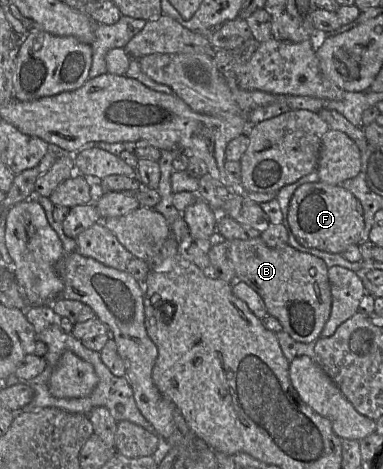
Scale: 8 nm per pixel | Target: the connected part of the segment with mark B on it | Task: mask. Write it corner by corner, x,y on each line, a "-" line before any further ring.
260,237
227,242
228,258
236,280
245,282
261,296
267,313
275,317
282,330
296,342
316,342
331,312
330,283
325,262
289,244
269,247

